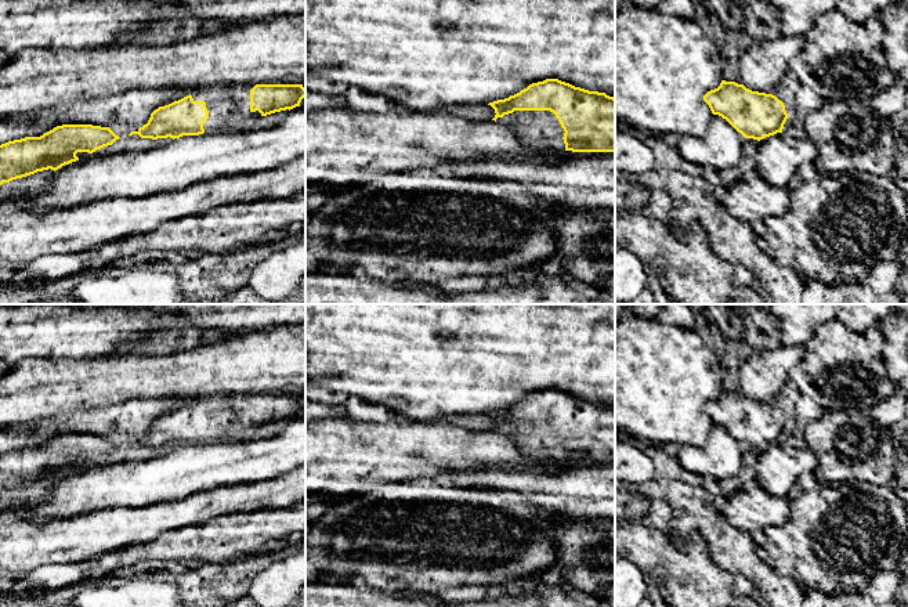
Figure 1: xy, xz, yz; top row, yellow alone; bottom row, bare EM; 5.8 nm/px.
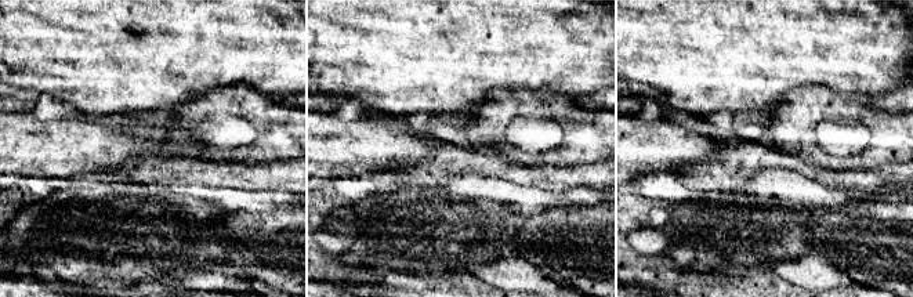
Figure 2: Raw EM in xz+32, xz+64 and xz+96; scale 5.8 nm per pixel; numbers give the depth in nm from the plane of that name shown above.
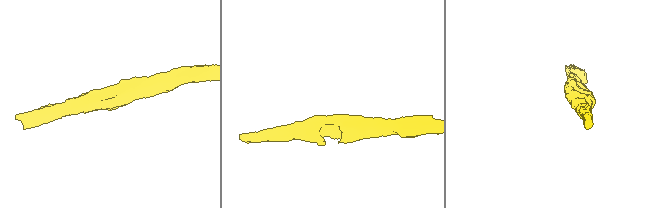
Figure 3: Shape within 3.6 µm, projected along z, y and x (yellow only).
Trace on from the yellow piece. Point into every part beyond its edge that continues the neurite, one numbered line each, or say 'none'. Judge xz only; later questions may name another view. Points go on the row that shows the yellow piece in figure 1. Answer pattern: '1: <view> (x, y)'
1: xz (538, 130)

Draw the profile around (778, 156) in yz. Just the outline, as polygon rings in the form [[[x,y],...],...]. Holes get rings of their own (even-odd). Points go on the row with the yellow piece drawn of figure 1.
[[[784,133],[759,141],[755,153],[756,173],[773,187],[785,189],[796,170],[817,159],[815,145],[806,138],[792,138]]]

